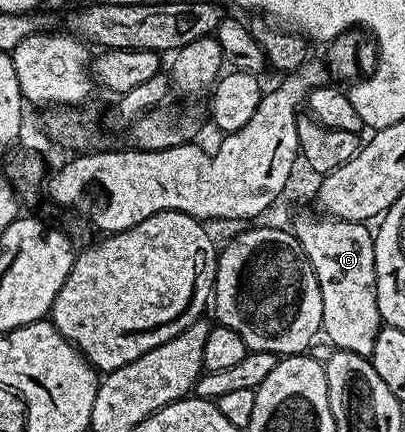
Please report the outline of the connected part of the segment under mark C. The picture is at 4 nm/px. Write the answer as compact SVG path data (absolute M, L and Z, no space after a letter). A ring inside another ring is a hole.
M326 214L297 216L291 224L293 235L315 270L319 294L323 294L323 336L333 343L334 349L369 358L383 321L377 305L374 233L367 229L364 223L333 219Z

